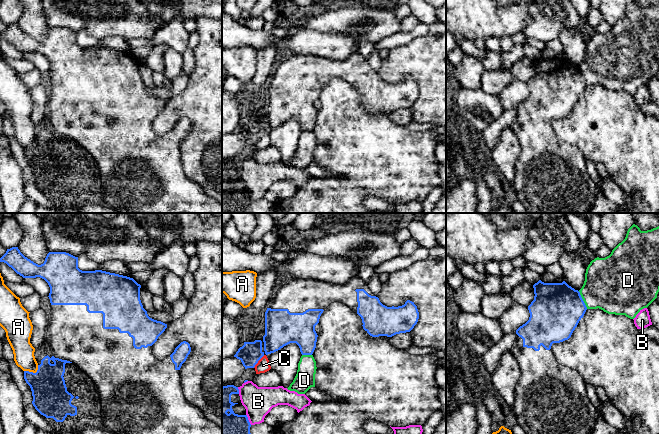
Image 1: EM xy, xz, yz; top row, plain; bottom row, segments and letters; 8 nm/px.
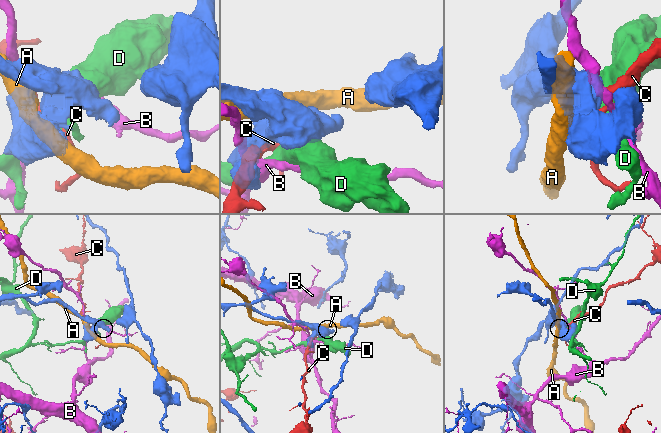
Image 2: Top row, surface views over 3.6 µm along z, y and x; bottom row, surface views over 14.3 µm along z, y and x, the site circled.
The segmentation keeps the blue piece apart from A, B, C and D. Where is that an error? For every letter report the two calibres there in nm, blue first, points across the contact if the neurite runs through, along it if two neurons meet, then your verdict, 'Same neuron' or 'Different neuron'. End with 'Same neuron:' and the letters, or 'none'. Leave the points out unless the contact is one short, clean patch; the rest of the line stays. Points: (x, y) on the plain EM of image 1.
A: Thickness 280 nm (blue) against 170 nm. Different neuron
B: Thickness 380 nm (blue) against 240 nm. Different neuron
C: Thickness 180 nm (blue) against 110 nm. Different neuron
D: Thickness 400 nm (blue) against 400 nm. Different neuron
Same neuron: none

